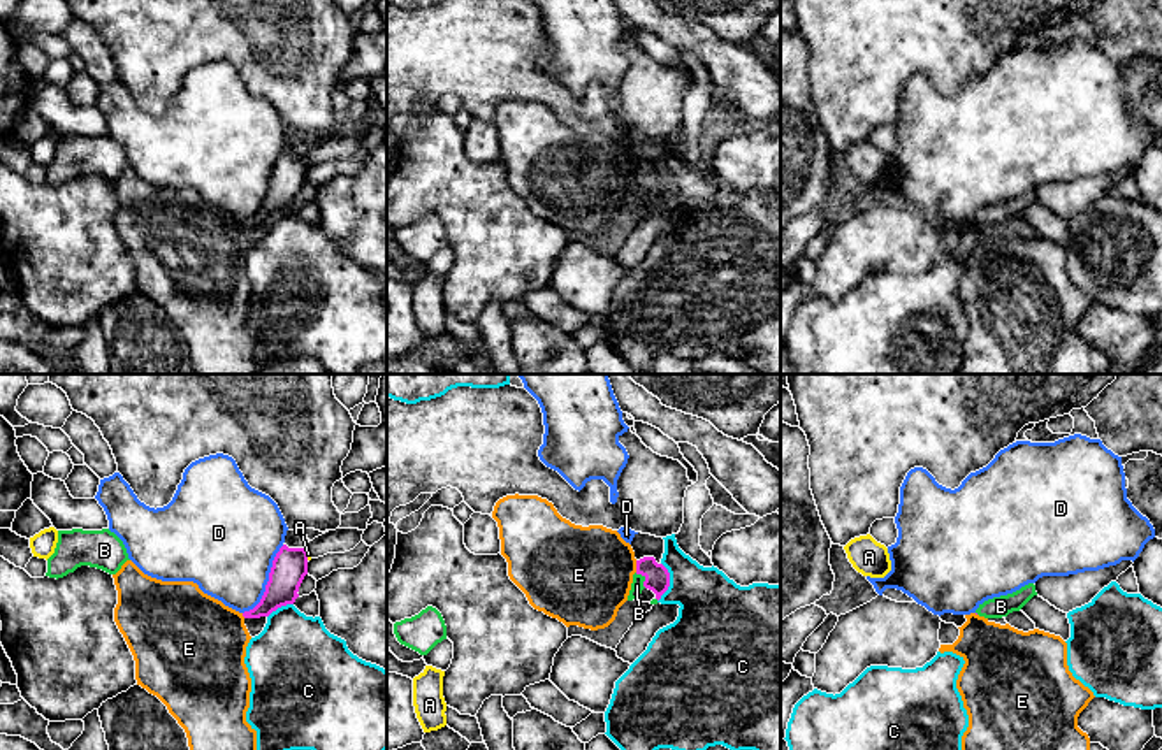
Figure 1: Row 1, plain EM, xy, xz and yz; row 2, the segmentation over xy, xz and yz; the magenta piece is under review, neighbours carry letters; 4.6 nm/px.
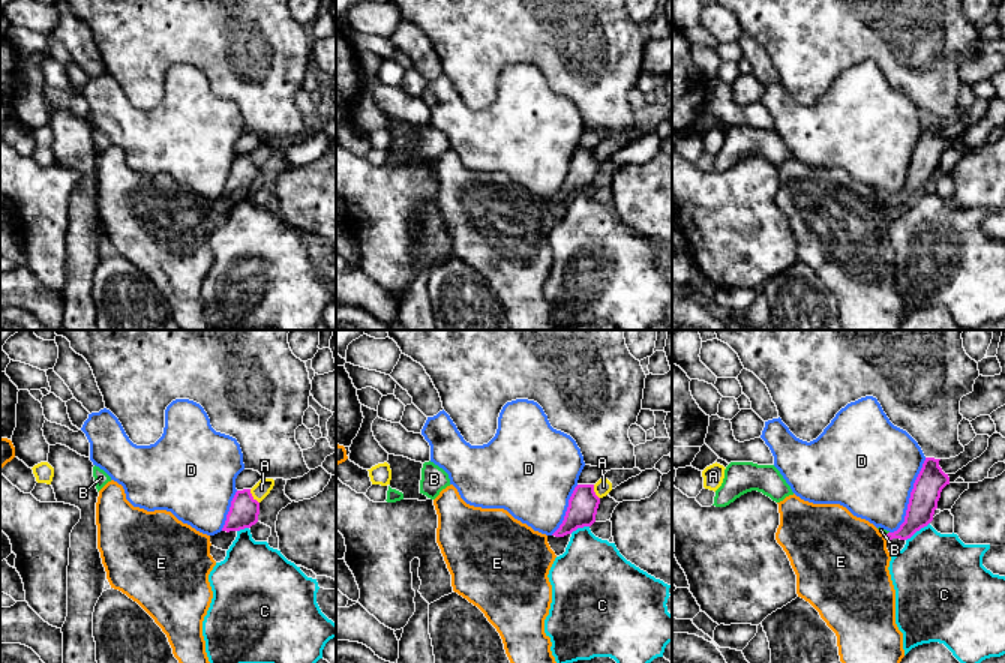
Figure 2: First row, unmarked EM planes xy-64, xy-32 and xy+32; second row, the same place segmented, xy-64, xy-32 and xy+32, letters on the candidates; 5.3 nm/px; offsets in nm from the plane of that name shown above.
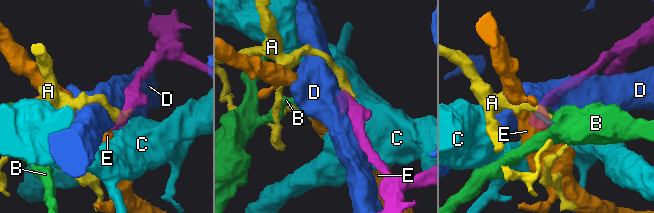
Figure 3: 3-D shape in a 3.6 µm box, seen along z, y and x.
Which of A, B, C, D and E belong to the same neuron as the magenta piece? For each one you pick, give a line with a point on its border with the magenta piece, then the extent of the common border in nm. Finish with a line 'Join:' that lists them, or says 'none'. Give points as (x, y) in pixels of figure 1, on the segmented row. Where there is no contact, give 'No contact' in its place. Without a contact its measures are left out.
B: Touches magenta at xz (646, 578). Shared border 90 nm
Join: B

